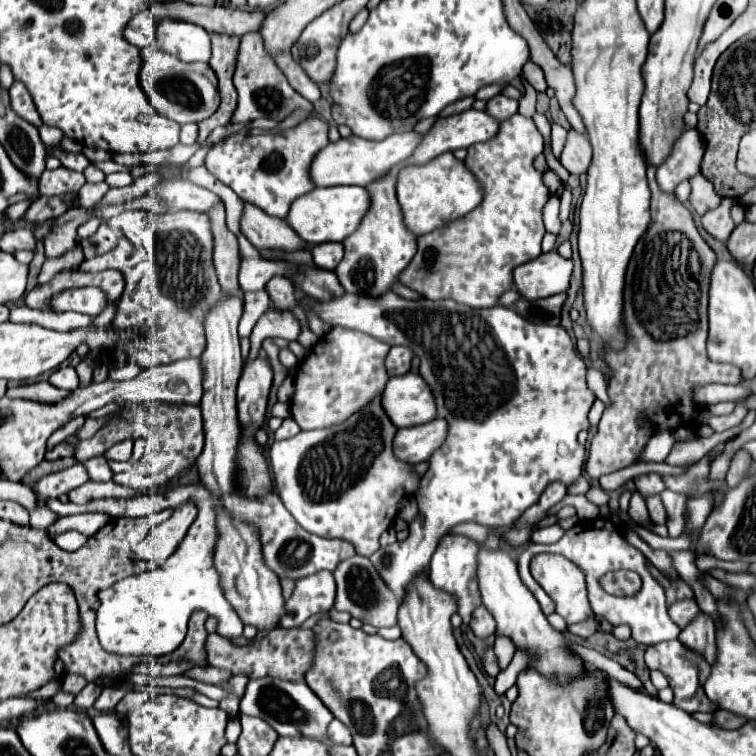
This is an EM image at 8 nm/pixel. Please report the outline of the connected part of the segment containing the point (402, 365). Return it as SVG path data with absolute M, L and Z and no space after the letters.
M393 346L385 358L385 368L389 376L401 376L411 368L413 352L405 346Z

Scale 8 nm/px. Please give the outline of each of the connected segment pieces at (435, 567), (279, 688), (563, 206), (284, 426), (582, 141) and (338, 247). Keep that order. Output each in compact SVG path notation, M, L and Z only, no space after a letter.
M447 534L439 542L431 558L429 578L435 588L457 596L459 616L463 618L463 624L469 624L473 610L481 606L481 592L479 592L479 582L477 582L477 554L479 554L479 544L475 540L461 534Z
M261 678L251 680L247 684L245 696L241 700L241 714L263 718L271 724L279 736L311 736L313 740L323 742L323 730L327 730L333 714L325 708L325 704L311 692L305 682L285 682L277 678Z
M565 189L563 194L559 197L560 199L560 213L559 218L561 222L569 220L571 215L572 206L572 192L570 189Z
M292 417L283 420L281 426L274 432L275 440L282 440L295 436L300 432L300 427Z
M573 128L567 134L567 142L561 154L561 164L571 172L571 174L583 174L587 172L591 164L591 144L585 134L573 132Z
M325 242L325 244L317 244L311 250L313 254L313 262L323 268L323 270L335 270L337 264L343 258L343 244L337 242Z

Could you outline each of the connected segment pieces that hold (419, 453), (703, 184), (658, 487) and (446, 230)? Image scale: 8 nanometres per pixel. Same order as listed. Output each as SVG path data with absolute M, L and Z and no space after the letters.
M435 418L427 424L401 428L393 438L393 454L397 460L407 464L419 464L429 460L429 456L443 444L447 424Z
M696 174L691 178L691 196L689 196L691 206L695 208L695 212L699 216L703 216L705 212L717 208L721 204L721 196L715 194L713 184L702 174Z
M643 474L643 484L639 482L639 494L645 498L645 496L651 496L651 494L661 494L665 490L665 482L661 478L661 474Z
M521 114L511 116L509 120L501 122L499 132L487 140L473 144L467 150L465 166L473 172L473 176L479 180L483 188L483 200L481 204L465 214L461 220L453 220L443 224L441 228L419 236L417 238L417 254L413 256L411 264L405 268L405 272L399 274L399 282L411 290L415 290L419 296L429 300L439 298L453 298L459 304L467 304L473 308L489 308L497 304L497 298L513 288L511 272L523 262L529 262L541 254L541 240L545 234L541 208L549 198L549 190L543 184L541 172L533 168L535 156L543 152L543 138L533 124L531 118L525 118Z

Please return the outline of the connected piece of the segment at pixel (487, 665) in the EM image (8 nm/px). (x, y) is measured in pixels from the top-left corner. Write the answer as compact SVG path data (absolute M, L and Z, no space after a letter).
M491 648L485 652L483 668L490 676L496 677L499 674L499 666L497 666L497 660L495 660L495 654L493 654L493 650L491 650Z

